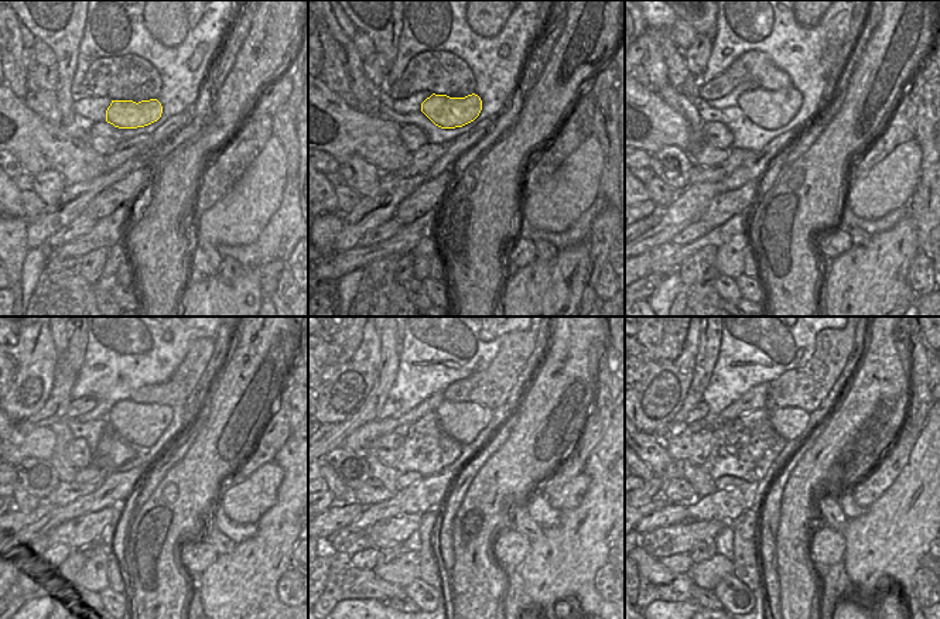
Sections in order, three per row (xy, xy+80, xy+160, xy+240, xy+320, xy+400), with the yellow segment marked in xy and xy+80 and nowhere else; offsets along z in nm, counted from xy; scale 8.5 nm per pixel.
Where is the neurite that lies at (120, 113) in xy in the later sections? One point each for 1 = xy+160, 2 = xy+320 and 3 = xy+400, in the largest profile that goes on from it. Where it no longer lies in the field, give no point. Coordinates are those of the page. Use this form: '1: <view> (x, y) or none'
1: xy+160 (771, 110)
2: xy+320 (462, 424)
3: xy+400 (789, 423)

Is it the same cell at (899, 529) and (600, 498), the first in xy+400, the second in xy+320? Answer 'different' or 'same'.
same

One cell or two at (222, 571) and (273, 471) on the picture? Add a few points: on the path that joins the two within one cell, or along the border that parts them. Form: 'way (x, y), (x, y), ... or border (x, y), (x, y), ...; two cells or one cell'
border (276, 495), (276, 502), (256, 522); two cells

